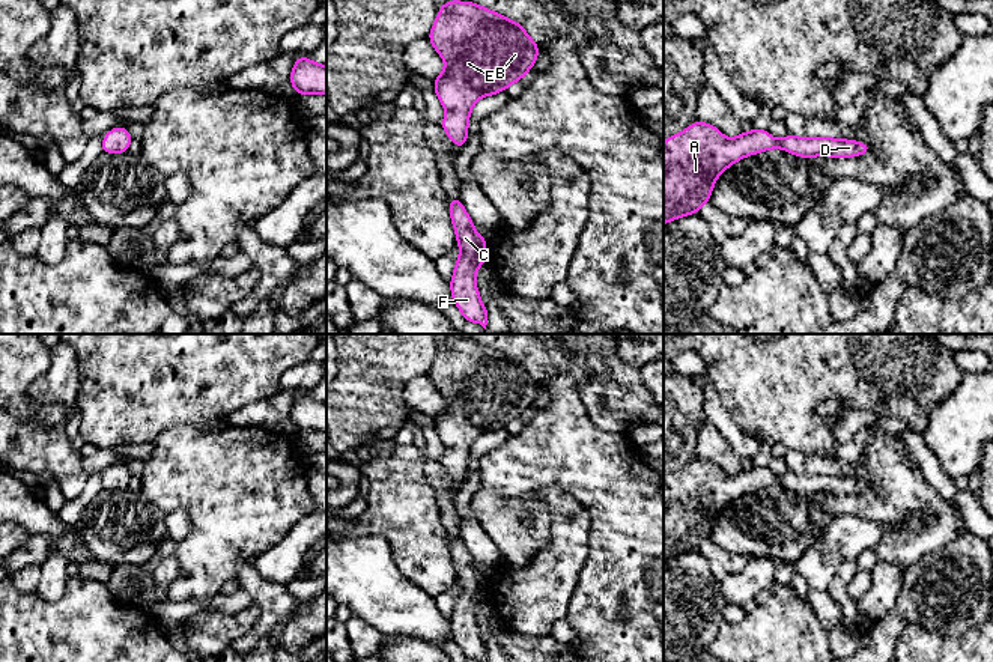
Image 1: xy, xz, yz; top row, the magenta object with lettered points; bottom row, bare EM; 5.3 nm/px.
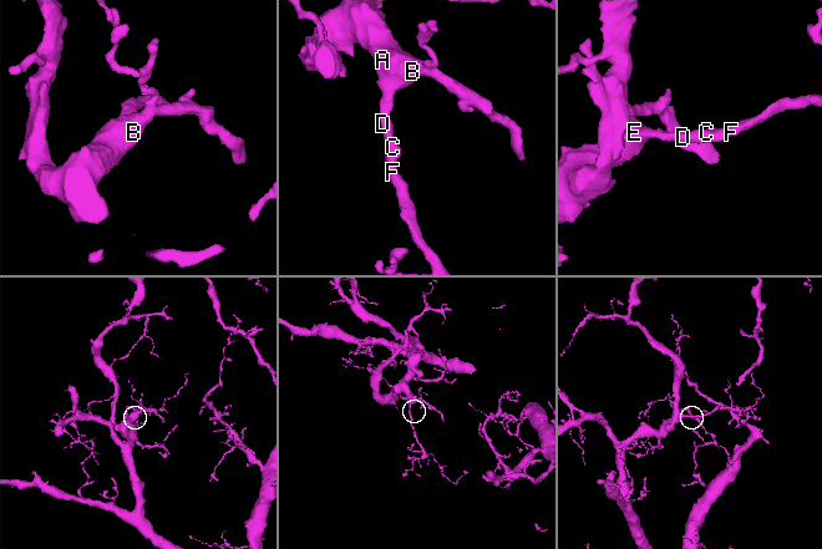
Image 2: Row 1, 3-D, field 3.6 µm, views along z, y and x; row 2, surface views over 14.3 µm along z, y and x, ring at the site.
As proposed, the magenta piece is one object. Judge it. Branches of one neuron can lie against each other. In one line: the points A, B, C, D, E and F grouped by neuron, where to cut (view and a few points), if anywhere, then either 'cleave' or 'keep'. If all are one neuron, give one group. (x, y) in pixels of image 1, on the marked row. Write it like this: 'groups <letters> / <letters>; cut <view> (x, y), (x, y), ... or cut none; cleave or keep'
groups A B C D E F; cut none; keep

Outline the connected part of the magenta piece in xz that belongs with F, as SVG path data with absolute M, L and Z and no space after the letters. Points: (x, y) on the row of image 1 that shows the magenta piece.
M448 199L450 217L456 232L456 242L460 247L460 256L454 265L454 274L450 280L453 302L459 307L466 322L477 322L484 329L489 310L483 307L475 284L475 271L486 265L487 239L481 238L471 217L466 214L460 199Z

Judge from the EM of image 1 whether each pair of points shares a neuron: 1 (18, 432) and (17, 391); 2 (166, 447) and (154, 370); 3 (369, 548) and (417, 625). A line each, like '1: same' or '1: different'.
1: different
2: different
3: same

